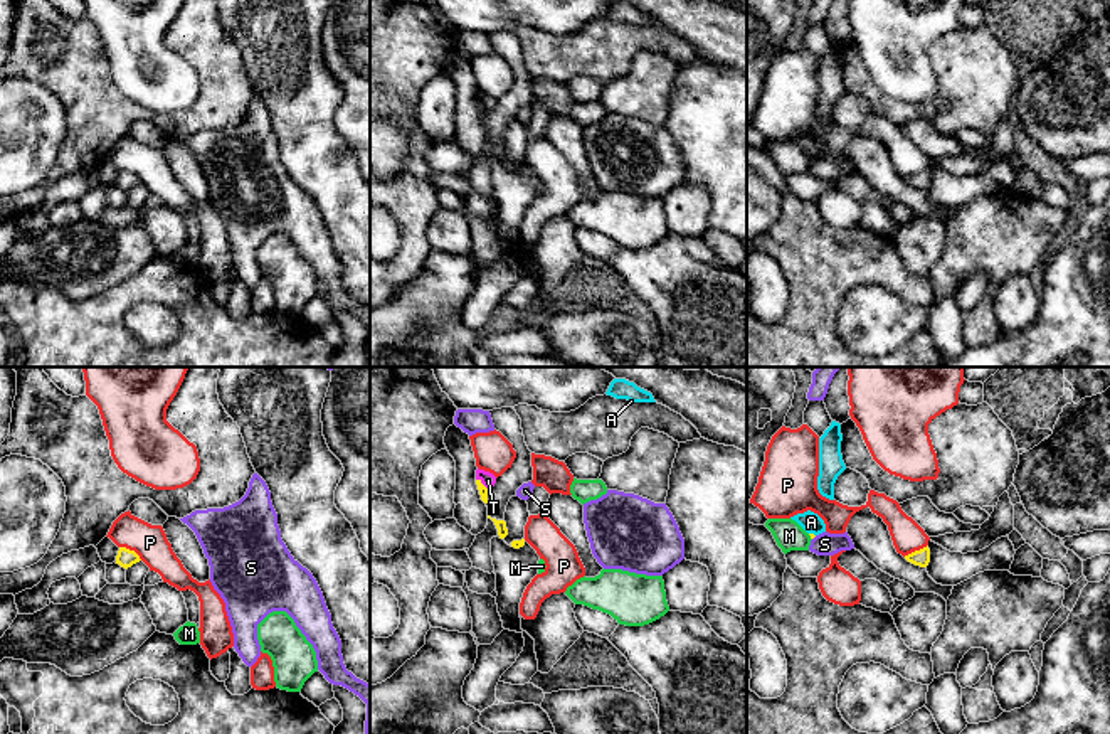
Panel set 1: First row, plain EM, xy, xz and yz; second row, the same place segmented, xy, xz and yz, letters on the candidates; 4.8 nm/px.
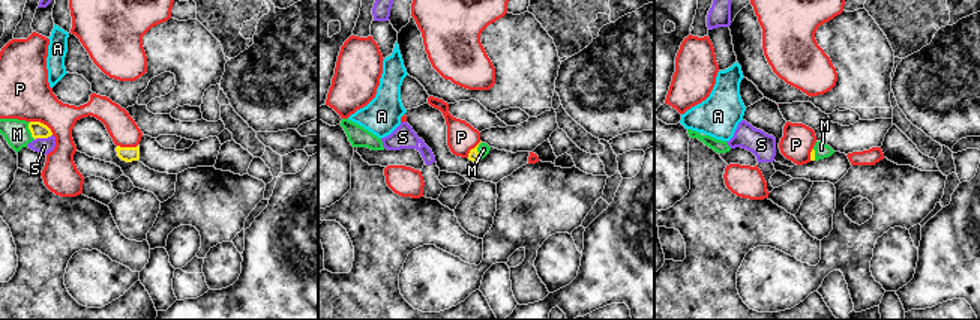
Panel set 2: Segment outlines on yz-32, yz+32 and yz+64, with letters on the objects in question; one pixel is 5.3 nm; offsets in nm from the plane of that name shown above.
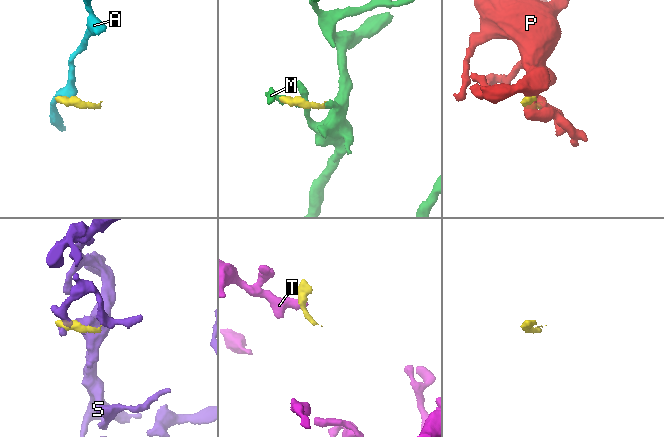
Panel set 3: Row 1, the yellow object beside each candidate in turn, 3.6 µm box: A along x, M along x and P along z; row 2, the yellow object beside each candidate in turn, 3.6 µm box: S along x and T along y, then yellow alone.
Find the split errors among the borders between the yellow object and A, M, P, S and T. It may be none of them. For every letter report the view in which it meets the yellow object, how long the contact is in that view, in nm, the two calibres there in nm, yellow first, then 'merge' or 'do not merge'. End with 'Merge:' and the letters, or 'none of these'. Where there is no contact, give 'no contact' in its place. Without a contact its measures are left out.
A: yz | 40 nm | 20/100 nm | do not merge
M: yz | 40 nm | 20/140 nm | merge
P: xy | 130 nm | 90/170 nm | do not merge
S: no contact | do not merge
T: xz | 80 nm | 50/70 nm | do not merge
Merge: M

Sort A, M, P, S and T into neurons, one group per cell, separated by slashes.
A / M / P S / T

